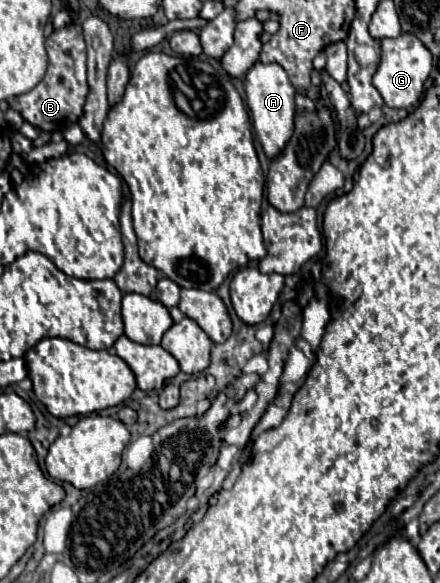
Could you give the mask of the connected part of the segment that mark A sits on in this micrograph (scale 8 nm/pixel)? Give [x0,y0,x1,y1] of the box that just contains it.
[245,62,295,160]

